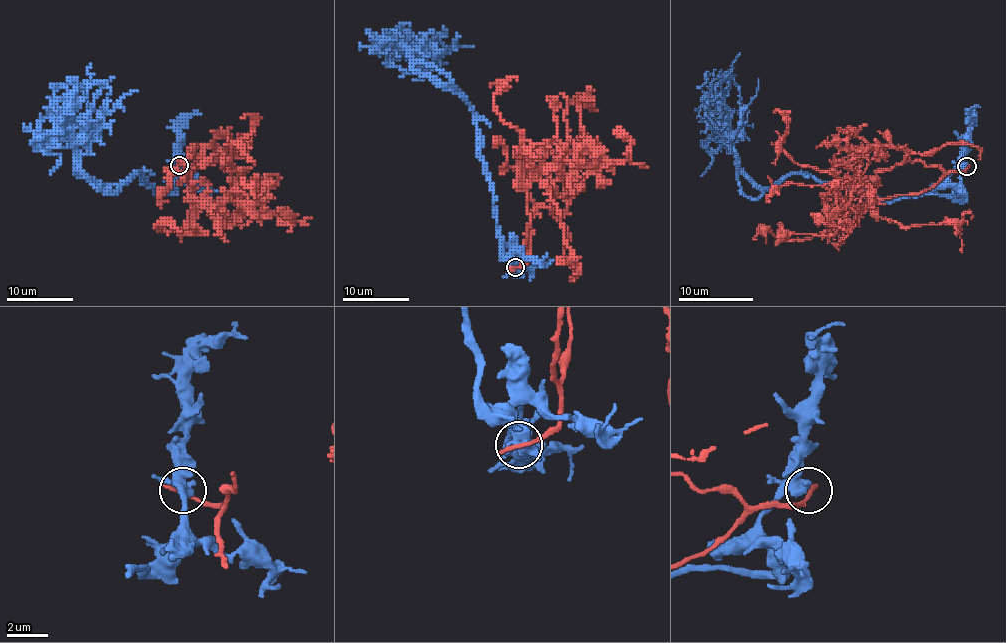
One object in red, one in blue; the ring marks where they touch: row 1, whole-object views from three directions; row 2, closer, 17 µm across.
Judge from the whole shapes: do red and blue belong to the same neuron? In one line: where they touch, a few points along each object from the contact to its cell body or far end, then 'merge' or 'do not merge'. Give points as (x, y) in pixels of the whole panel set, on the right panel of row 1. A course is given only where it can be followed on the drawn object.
place (967, 166); course red (967, 166), (898, 165), (906, 153), (883, 148), (868, 163), (816, 170), (781, 146), (786, 120), (773, 112); course blue (965, 166), (948, 178), (952, 194), (881, 202), (805, 174), (758, 187), (710, 124), (710, 92), (740, 53); do not merge

